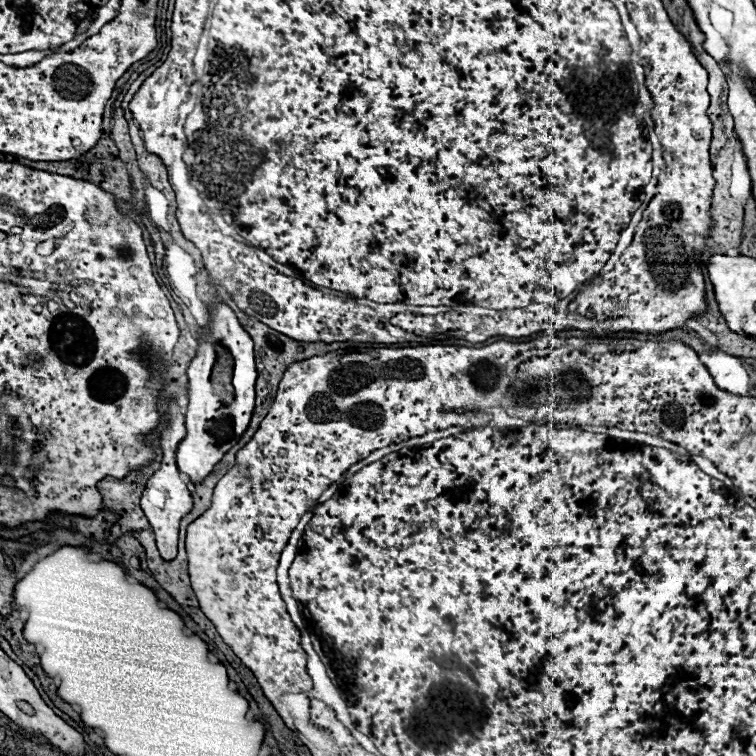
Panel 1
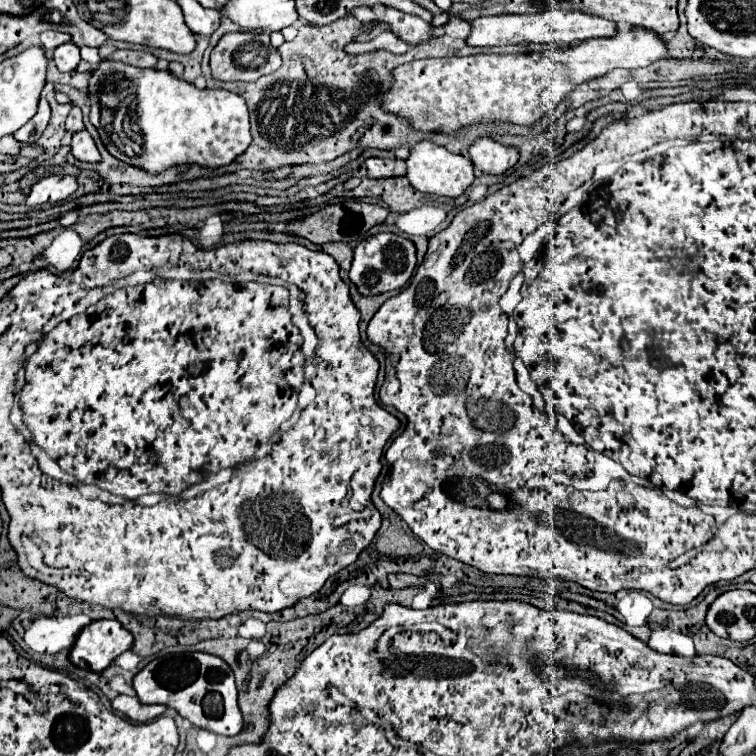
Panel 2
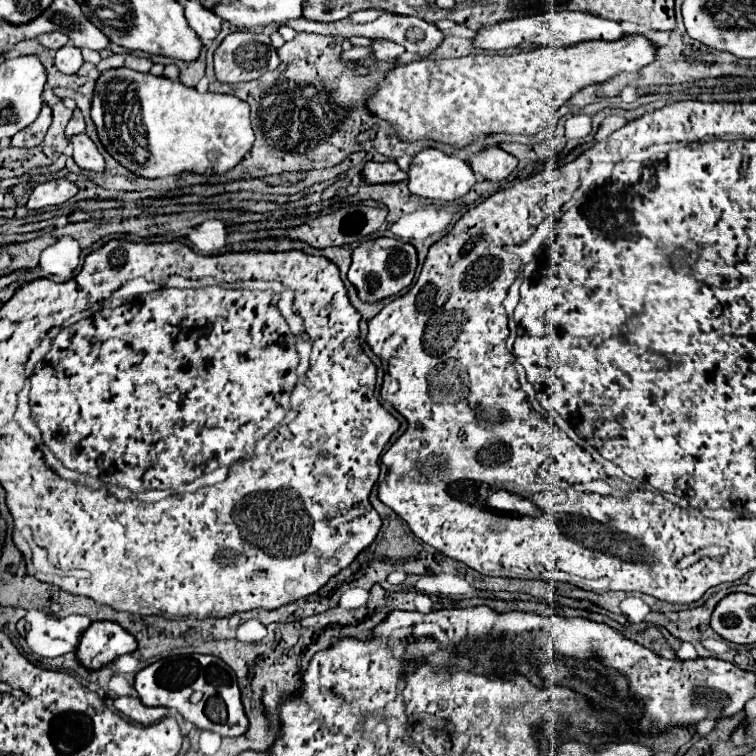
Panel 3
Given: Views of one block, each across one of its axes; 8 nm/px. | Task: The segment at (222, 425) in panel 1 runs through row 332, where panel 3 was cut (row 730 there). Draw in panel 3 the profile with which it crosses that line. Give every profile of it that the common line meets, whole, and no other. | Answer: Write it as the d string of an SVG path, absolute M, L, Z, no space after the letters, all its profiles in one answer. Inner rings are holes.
M192 654L158 660L136 674L134 688L146 706L176 708L184 720L192 722L198 730L210 730L220 736L242 736L248 730L248 718L240 700L236 674L216 656Z

